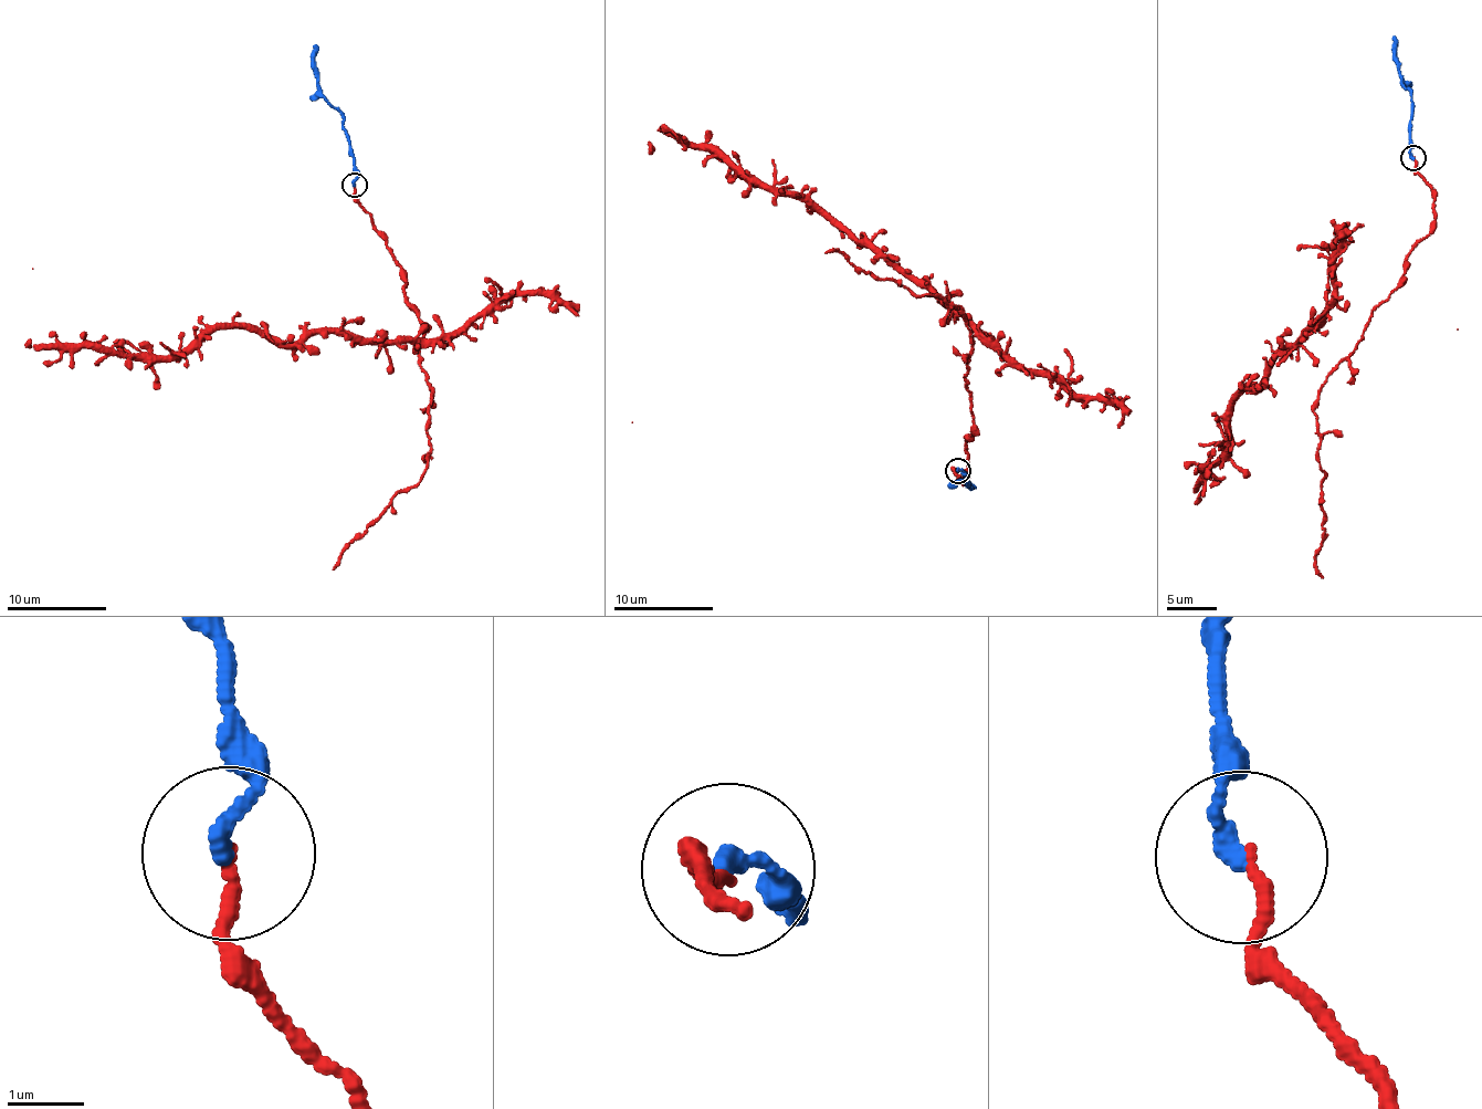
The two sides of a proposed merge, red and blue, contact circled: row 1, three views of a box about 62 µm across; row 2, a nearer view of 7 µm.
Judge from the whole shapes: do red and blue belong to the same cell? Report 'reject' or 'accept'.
accept

